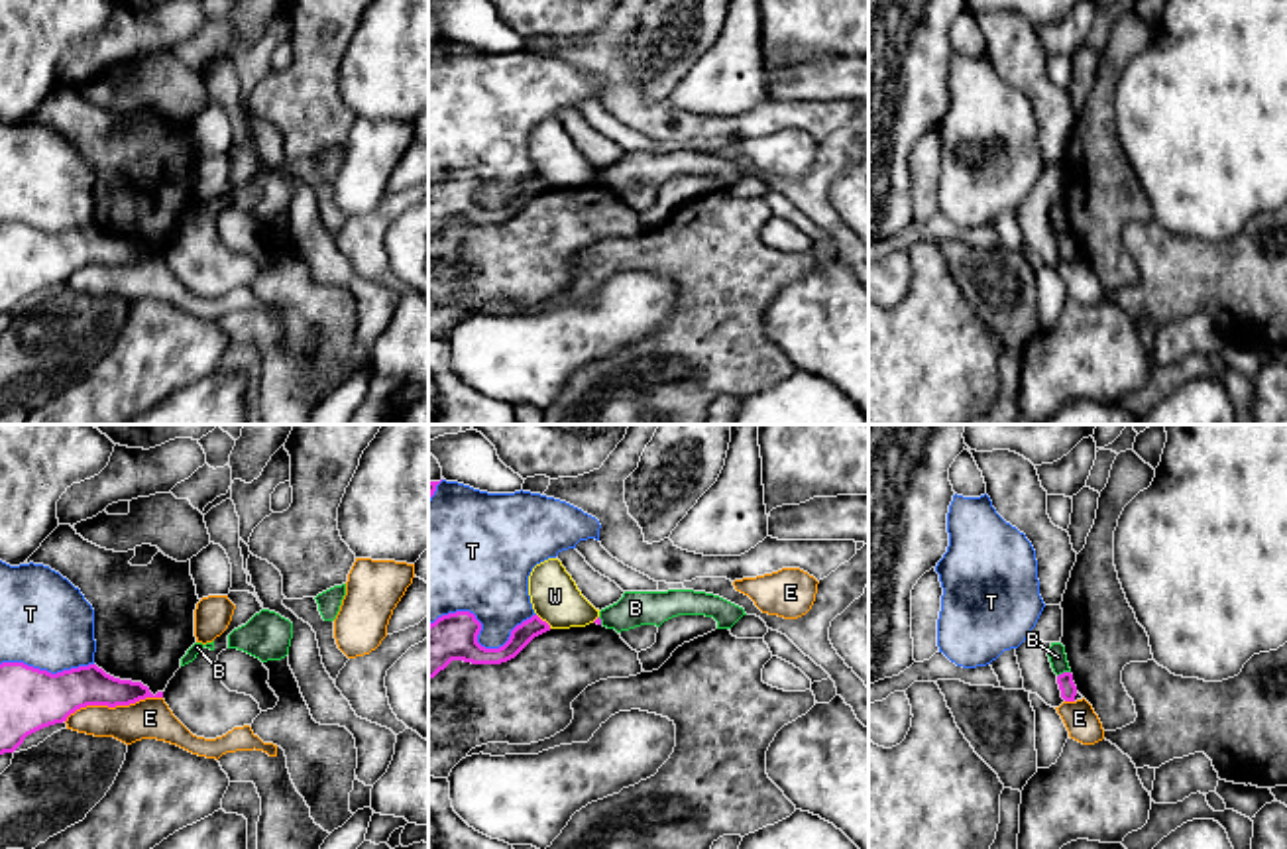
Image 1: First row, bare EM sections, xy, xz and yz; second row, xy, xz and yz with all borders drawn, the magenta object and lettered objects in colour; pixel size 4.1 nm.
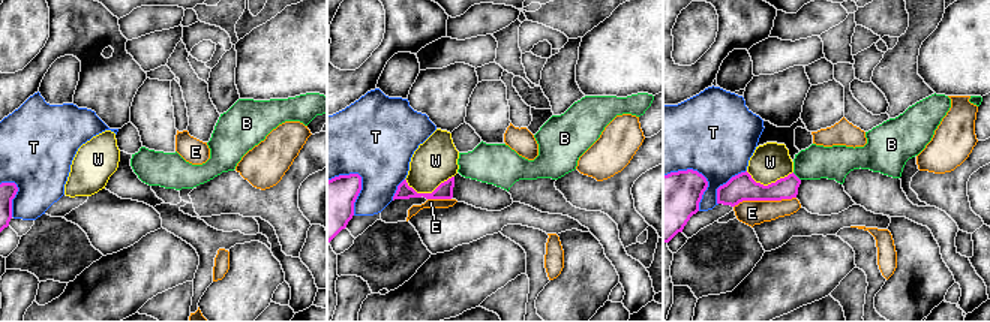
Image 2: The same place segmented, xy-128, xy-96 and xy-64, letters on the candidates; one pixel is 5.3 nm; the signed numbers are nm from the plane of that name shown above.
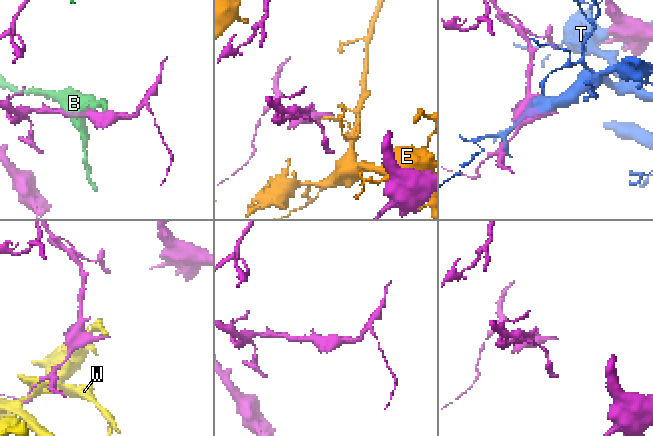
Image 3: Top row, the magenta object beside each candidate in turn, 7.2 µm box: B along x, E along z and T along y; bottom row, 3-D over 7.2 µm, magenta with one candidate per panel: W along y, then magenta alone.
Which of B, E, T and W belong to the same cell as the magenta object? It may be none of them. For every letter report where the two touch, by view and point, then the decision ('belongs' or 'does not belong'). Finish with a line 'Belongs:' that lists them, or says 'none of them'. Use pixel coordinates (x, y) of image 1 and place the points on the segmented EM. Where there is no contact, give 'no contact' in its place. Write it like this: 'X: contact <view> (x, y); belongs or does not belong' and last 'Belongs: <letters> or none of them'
B: contact yz (1063, 673); does not belong
E: contact xy (112, 706); does not belong
T: contact xz (478, 633); does not belong
W: contact xz (545, 622); does not belong
Belongs: none of them

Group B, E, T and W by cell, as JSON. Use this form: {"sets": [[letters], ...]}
{"sets": [["B"], ["E"], ["T"], ["W"]]}

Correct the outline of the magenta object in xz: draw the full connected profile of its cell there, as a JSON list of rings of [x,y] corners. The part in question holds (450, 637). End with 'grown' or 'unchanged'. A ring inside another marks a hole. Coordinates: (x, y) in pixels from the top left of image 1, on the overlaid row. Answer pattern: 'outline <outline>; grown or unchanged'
outline [[[456,611],[438,617],[428,625],[428,680],[452,660],[472,664],[501,664],[515,658],[534,637],[550,631],[538,615],[523,621],[511,631],[509,641],[499,649],[485,649],[477,643],[481,623],[470,611]]]; unchanged

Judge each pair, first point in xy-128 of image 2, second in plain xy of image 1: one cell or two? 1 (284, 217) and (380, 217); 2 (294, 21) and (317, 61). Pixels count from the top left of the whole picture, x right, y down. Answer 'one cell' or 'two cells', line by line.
1: one cell
2: two cells

